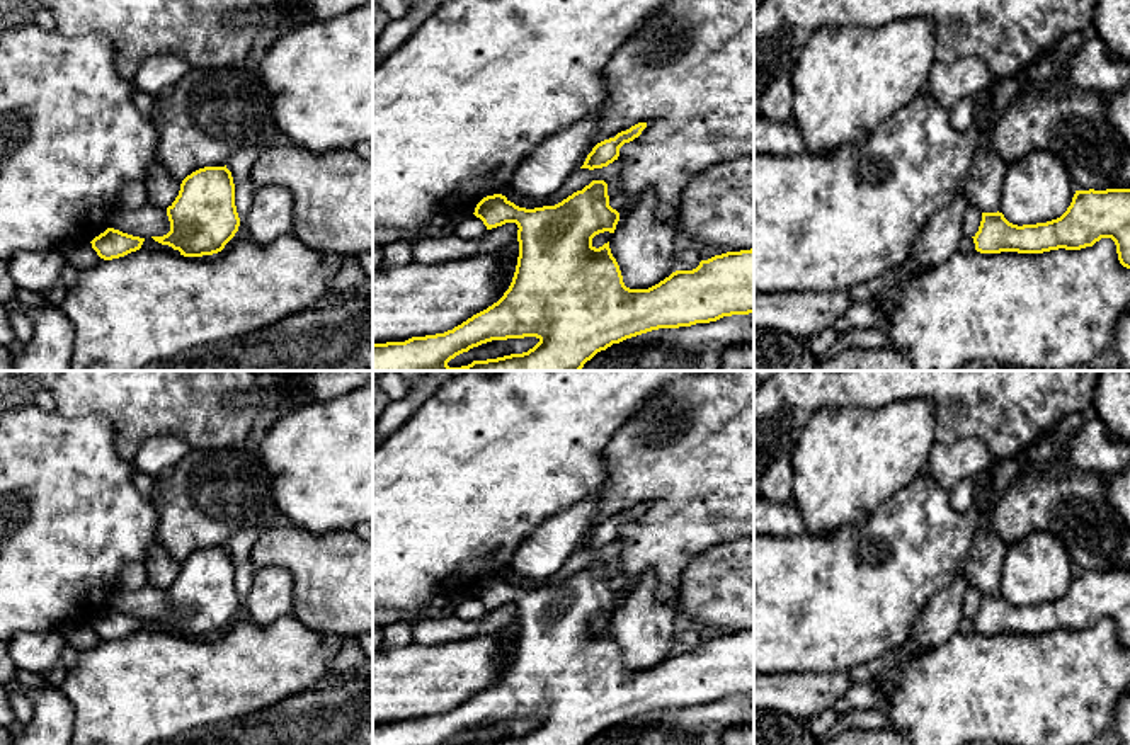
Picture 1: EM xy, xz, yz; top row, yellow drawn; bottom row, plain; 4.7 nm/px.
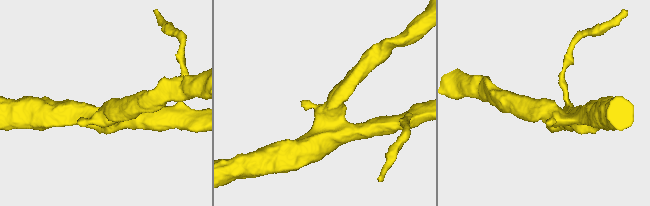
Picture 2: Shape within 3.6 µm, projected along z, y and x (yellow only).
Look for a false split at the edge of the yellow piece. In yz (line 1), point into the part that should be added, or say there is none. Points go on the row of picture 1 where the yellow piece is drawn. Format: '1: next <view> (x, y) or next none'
1: next none

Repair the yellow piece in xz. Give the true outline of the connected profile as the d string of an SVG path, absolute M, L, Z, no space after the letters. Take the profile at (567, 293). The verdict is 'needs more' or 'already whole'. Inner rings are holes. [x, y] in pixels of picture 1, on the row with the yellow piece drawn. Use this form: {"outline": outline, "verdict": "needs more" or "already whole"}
{"outline": "M592 180L555 206L534 209L519 208L502 194L487 196L473 214L487 230L505 223L519 228L519 257L509 289L497 303L453 330L373 344L373 371L580 371L597 352L626 338L754 313L754 248L701 260L696 269L676 270L648 289L626 287L609 242L599 248L592 245L596 235L614 233L619 221L619 213L609 206L604 180ZM524 337L539 342L522 354L448 366L456 355L482 344Z", "verdict": "already whole"}

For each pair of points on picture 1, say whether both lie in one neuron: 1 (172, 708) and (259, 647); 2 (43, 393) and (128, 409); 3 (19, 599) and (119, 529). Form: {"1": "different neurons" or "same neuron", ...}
{"1": "same neuron", "2": "different neurons", "3": "same neuron"}

